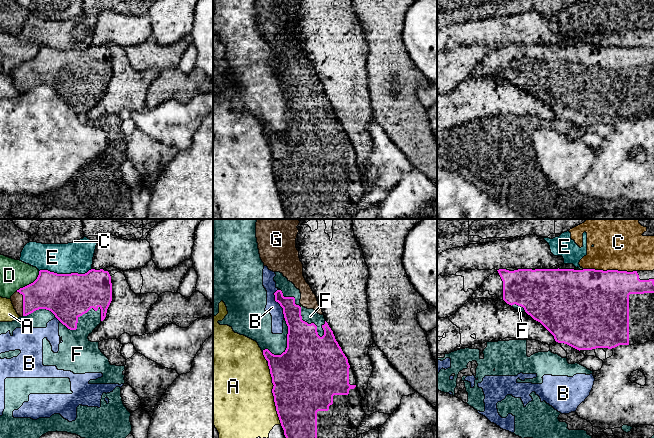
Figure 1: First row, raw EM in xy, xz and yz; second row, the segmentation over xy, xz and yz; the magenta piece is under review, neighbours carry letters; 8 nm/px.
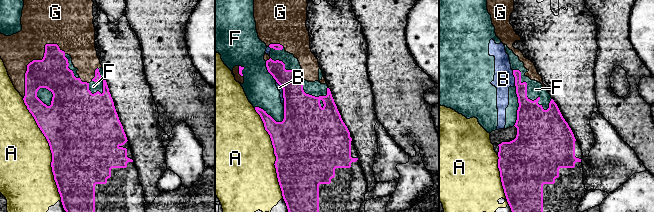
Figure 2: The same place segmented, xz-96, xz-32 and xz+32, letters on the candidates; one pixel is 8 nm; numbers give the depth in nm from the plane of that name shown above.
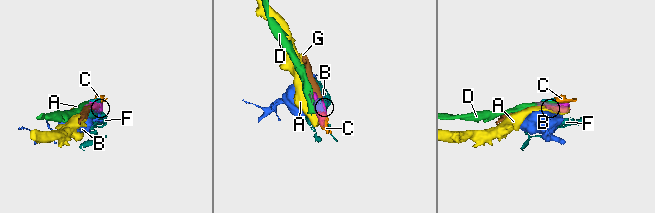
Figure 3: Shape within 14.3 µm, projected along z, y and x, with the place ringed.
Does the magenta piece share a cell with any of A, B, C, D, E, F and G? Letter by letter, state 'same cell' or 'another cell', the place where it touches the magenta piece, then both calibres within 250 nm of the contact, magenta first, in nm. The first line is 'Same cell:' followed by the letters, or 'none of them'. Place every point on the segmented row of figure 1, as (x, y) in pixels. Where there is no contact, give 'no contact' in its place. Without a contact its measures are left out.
Same cell: G
A: another cell; contact xz (273, 394); calibres 460 and 500 nm
B: another cell; contact xz (278, 302); calibres 140 and 110 nm
C: another cell; contact yz (610, 270); calibres 460 and 400 nm
D: another cell; contact xy (29, 284); calibres 320 and 240 nm
E: another cell; contact xy (65, 274); calibres 360 and 240 nm
F: another cell; contact xz (300, 312); calibres 280 and 120 nm
G: same cell; contact xy (23, 302); calibres 300 and 100 nm

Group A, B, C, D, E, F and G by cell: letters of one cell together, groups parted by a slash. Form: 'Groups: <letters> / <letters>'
Groups: A / B F / C E / D / G

